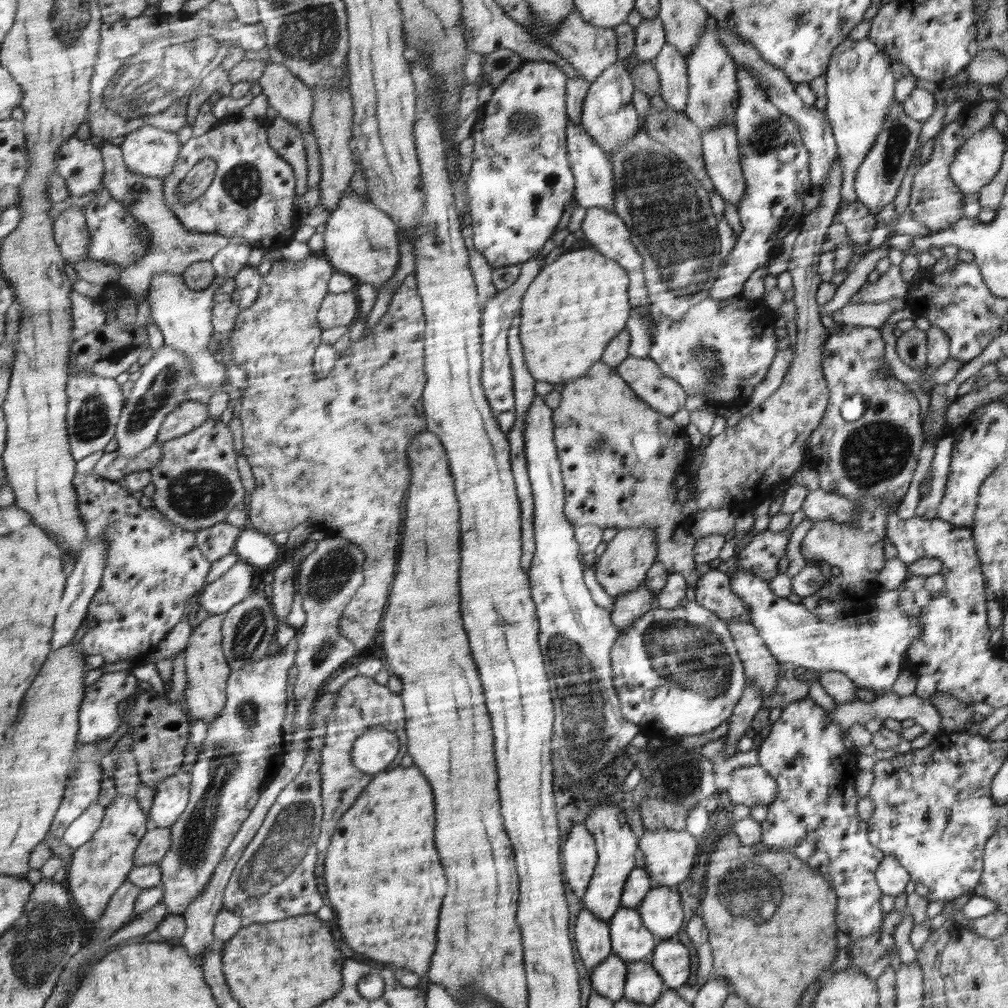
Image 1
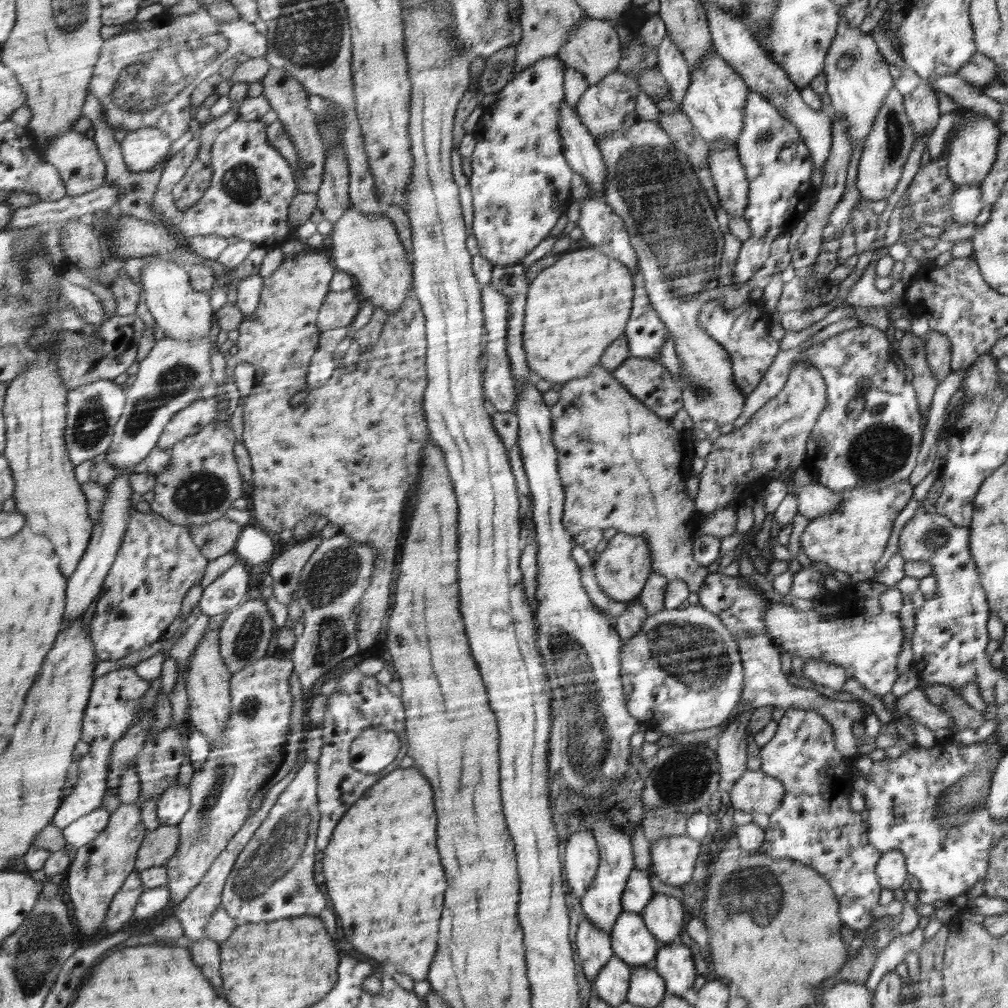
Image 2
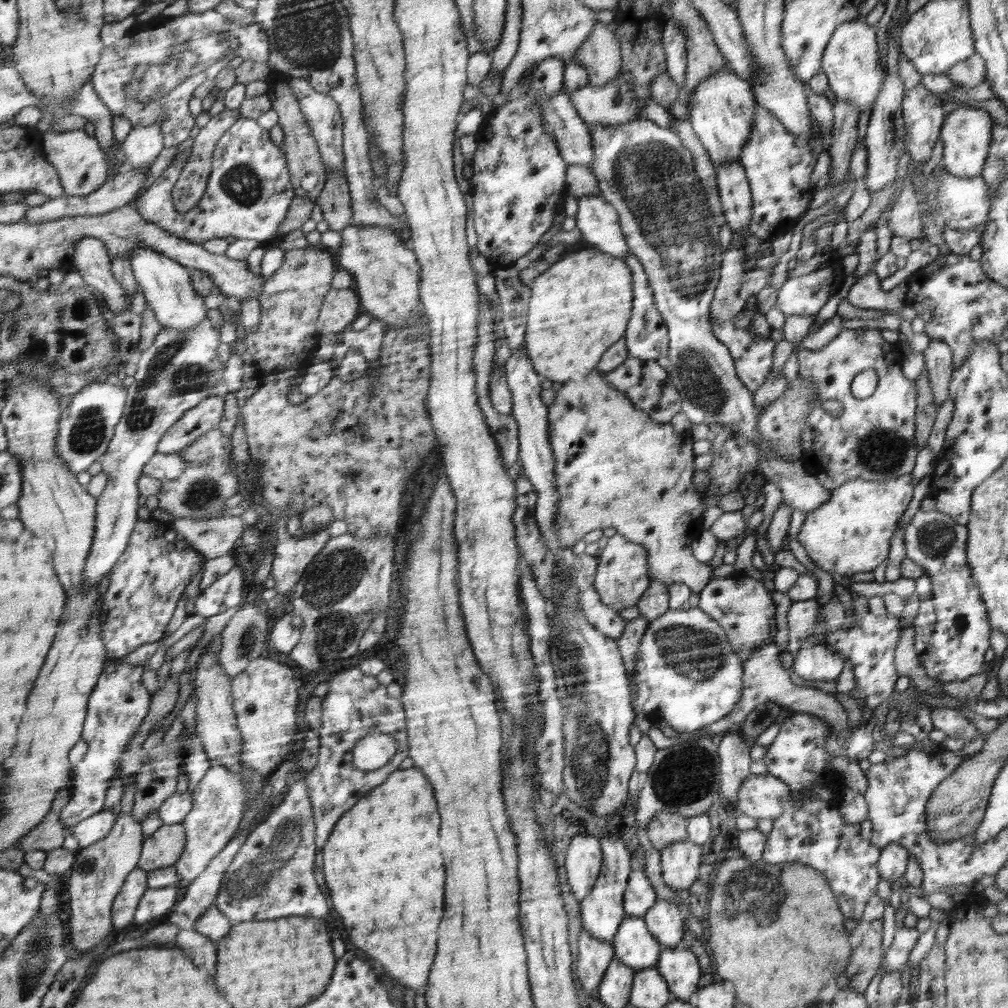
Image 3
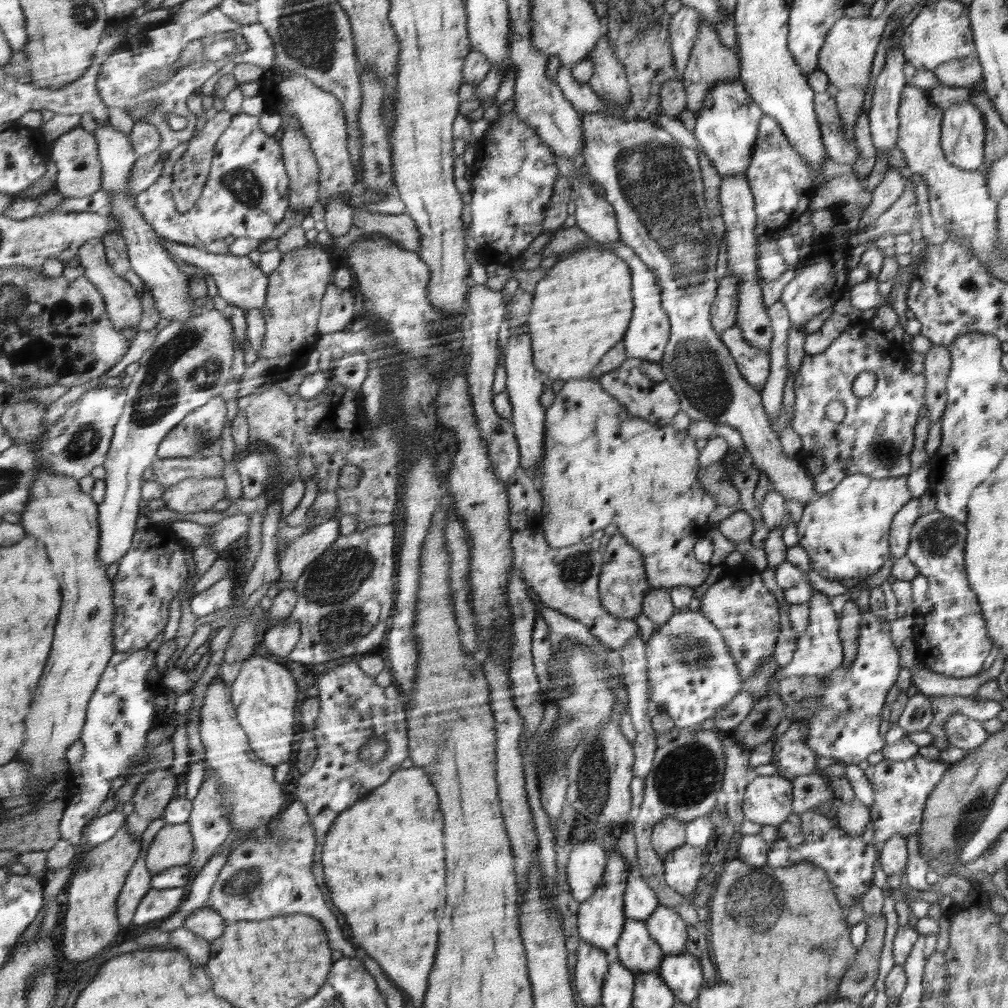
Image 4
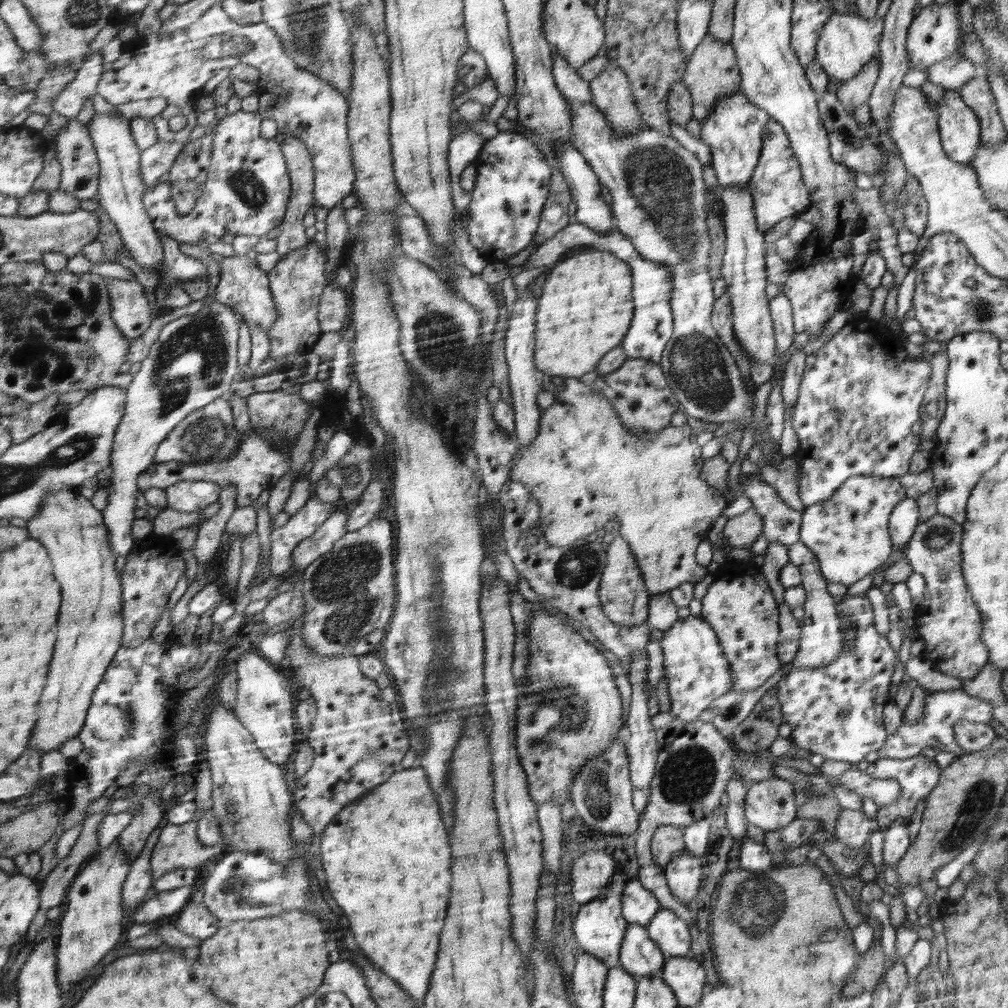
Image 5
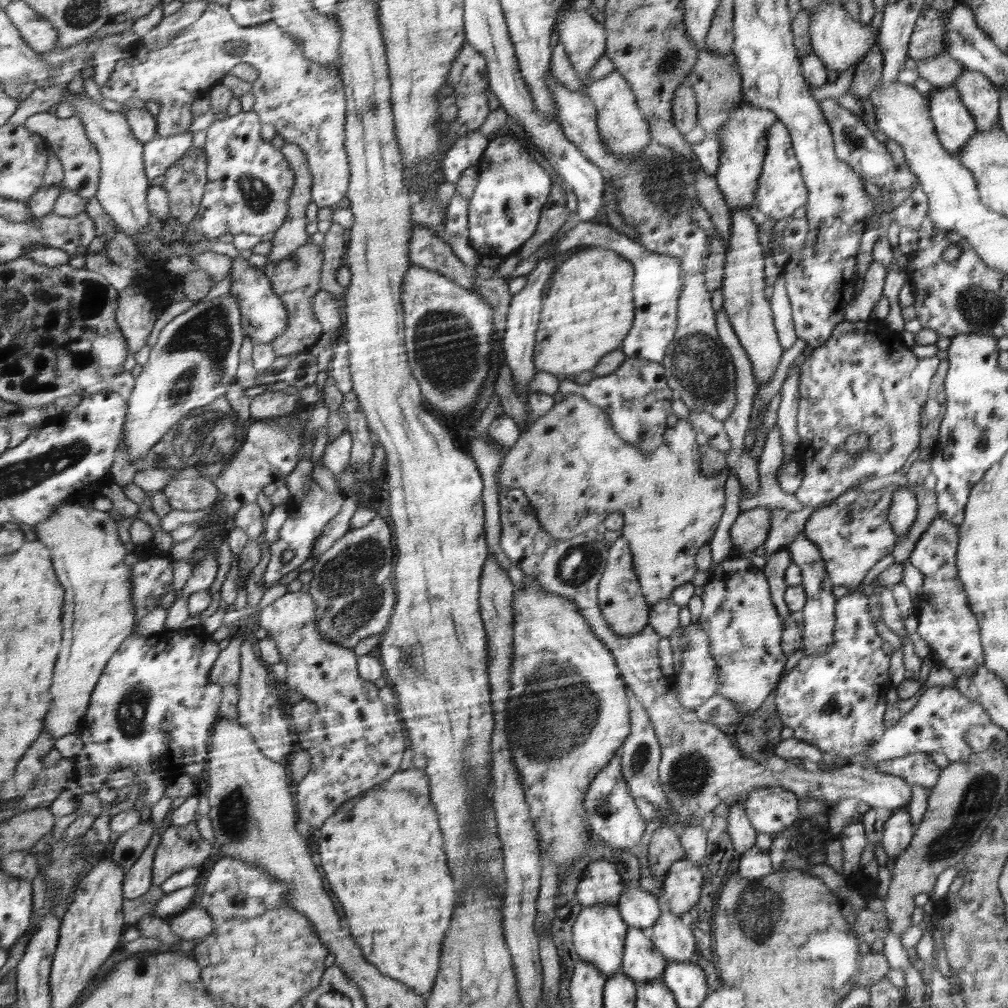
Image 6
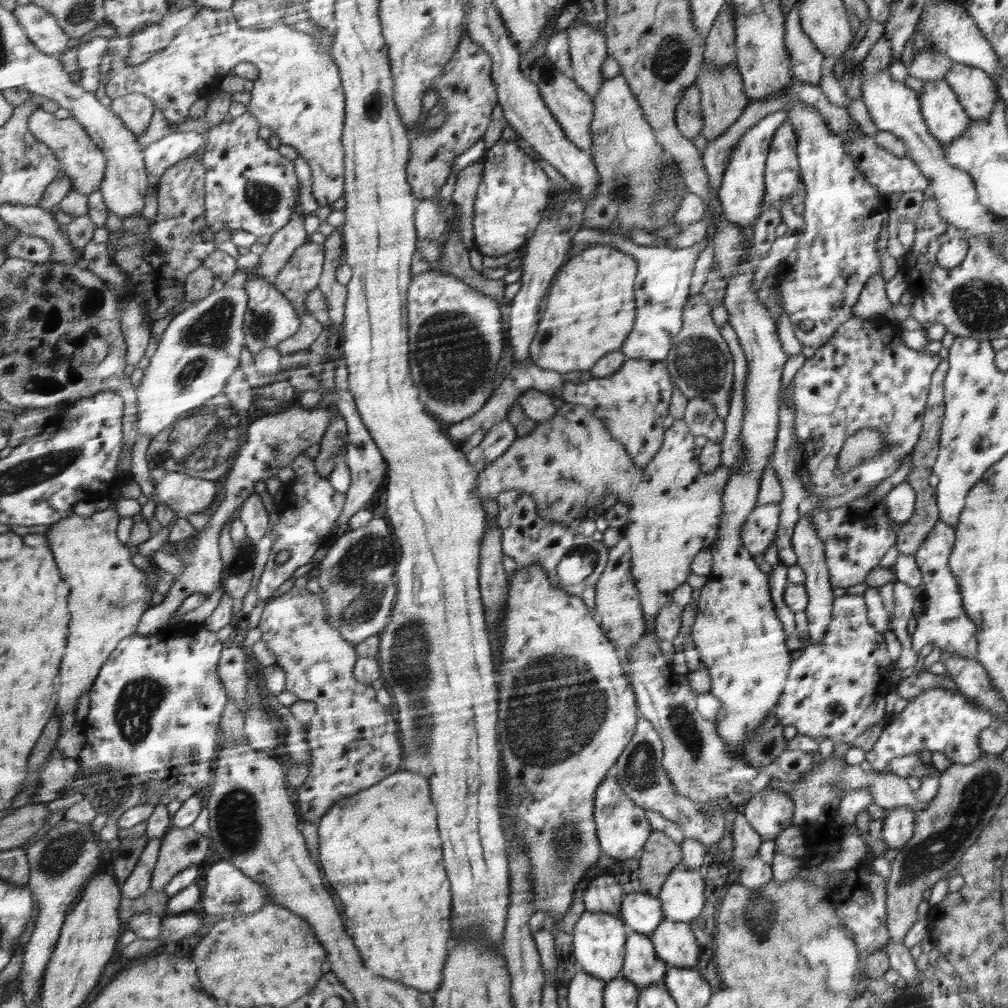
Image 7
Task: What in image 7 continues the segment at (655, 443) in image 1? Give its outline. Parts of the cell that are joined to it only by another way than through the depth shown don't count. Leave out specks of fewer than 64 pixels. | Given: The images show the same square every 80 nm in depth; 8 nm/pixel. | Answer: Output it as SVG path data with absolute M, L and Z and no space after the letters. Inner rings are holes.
M568 402L562 404L552 420L537 424L530 435L516 439L503 457L496 458L482 468L477 476L475 493L487 500L495 499L508 489L520 489L534 499L540 518L560 523L576 532L586 520L595 521L616 504L627 504L629 519L623 530L625 540L631 545L630 570L639 590L639 599L647 622L646 634L655 634L656 615L674 598L675 588L686 583L696 554L710 548L719 535L728 472L719 469L715 472L700 472L698 460L694 456L694 436L690 434L686 422L682 419L675 421L668 428L665 445L660 447L651 463L644 468L638 468L632 462L631 456L628 456L624 444L612 437L600 418L592 416L592 411L588 408Z

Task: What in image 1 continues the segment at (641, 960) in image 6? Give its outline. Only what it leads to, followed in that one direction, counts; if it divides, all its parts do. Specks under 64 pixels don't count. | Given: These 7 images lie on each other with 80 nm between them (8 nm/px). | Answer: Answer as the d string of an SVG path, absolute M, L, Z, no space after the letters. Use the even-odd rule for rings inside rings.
M622 906L609 923L616 956L627 962L650 959L659 940L643 924L642 914Z

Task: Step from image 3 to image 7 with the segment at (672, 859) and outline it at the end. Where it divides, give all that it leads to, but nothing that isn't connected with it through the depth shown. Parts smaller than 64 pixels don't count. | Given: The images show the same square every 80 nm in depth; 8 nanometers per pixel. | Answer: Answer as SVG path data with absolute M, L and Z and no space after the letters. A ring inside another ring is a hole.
M681 863L671 872L657 898L664 917L691 922L700 916L704 906L704 882L697 870L684 868Z

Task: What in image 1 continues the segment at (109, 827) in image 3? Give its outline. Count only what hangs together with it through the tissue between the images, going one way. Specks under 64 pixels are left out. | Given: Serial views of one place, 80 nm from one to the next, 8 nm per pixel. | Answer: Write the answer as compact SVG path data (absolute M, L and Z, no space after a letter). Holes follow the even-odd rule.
M98 802L94 803L76 822L68 827L64 840L75 849L84 846L100 830L106 813L106 807Z

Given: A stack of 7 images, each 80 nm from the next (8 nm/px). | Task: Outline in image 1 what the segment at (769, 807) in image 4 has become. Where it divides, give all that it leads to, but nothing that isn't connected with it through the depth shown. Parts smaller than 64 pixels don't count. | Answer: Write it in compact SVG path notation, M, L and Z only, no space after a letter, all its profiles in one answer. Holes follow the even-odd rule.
M743 766L731 772L731 782L727 795L732 804L751 806L763 804L768 806L779 794L778 781L763 766Z

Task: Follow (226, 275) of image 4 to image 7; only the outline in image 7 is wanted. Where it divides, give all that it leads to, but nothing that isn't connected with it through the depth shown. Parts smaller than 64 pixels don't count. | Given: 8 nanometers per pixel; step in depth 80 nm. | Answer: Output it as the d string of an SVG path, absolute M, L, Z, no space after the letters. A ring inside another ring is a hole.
M256 271L249 274L249 279L242 290L245 290L250 297L247 302L246 322L243 327L246 333L246 347L253 356L263 348L278 348L278 344L299 330L300 319L294 305L274 284L259 277Z

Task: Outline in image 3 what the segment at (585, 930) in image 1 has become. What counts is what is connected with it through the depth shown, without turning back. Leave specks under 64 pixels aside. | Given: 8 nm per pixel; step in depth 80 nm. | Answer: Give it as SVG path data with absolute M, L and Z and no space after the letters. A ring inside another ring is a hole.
M583 928L578 938L577 948L579 955L574 965L577 977L585 993L593 1000L593 997L598 994L599 984L607 972L608 964L611 964L610 960L614 952L608 942L592 938Z

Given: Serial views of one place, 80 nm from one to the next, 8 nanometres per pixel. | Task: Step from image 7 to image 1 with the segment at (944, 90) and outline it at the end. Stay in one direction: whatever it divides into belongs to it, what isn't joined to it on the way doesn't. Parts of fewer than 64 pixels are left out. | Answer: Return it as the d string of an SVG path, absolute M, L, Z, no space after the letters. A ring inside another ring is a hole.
M991 124L973 134L961 146L951 164L952 180L960 193L979 195L1001 170L1003 164L1004 137Z

